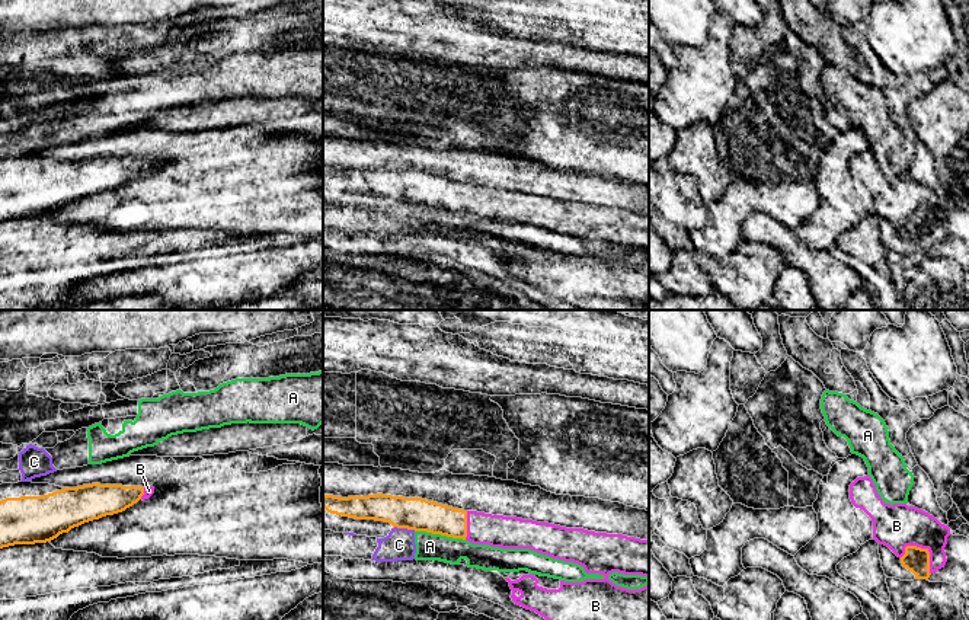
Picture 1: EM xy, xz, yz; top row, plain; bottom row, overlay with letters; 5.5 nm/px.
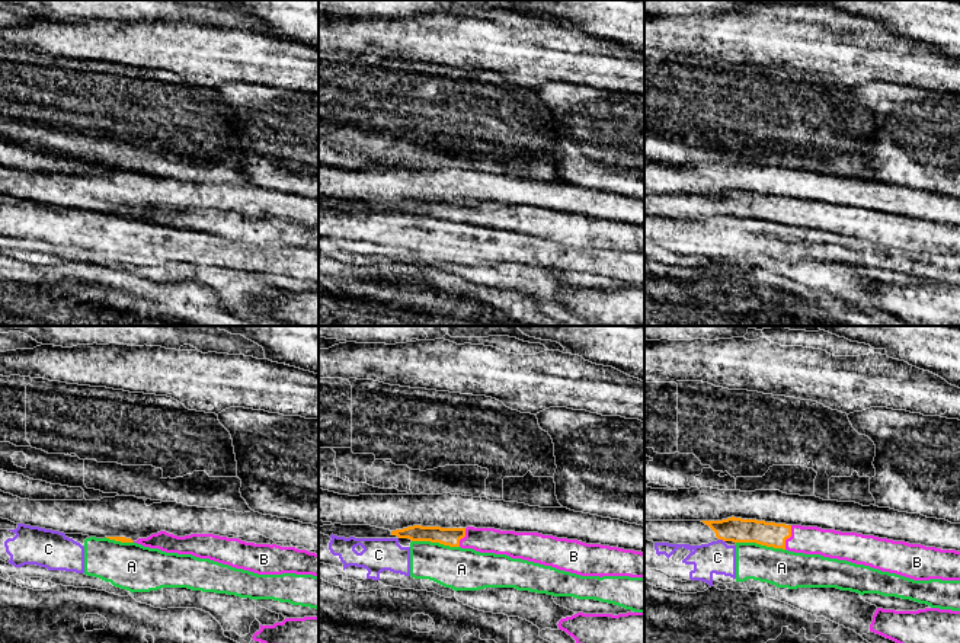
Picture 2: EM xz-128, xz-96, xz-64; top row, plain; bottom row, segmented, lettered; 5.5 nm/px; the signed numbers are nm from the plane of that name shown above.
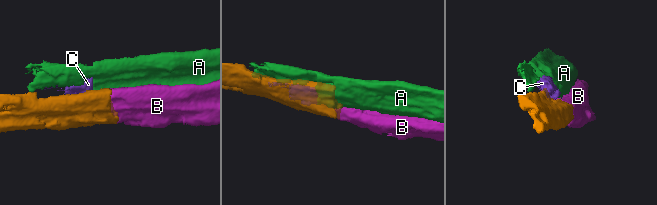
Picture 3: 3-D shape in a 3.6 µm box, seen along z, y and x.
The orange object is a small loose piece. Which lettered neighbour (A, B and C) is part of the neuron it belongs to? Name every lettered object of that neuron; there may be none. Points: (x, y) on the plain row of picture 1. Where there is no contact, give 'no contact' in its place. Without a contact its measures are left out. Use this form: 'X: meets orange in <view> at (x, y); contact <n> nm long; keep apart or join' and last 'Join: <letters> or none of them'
A: meets orange in xz at (440, 207); contact 280 nm long; keep apart
B: meets orange in yz at (928, 226); contact 220 nm long; join
C: meets orange in xz at (405, 201); contact 130 nm long; keep apart
Join: B

